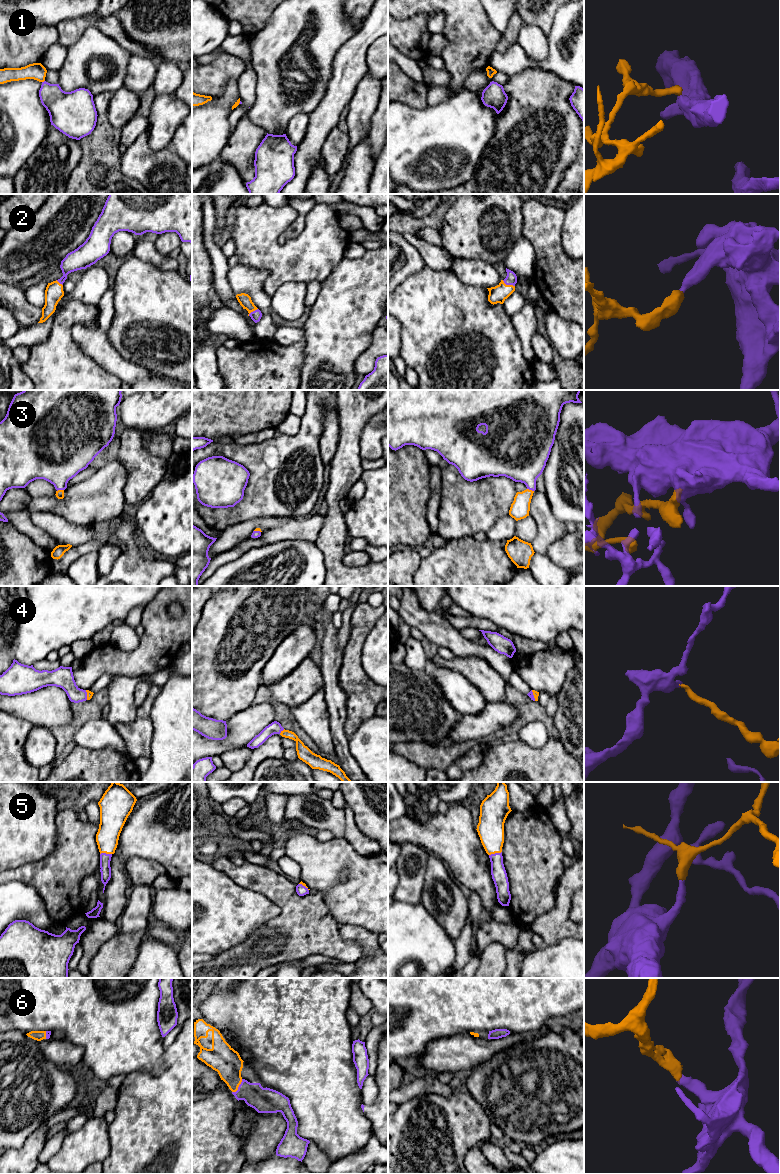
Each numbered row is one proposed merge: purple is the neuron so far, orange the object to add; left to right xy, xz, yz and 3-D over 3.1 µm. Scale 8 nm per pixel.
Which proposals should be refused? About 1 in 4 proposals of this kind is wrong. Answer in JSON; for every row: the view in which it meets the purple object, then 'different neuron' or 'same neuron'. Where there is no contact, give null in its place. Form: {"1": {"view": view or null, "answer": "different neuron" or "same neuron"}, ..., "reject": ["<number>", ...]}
{"1": {"view": "xy", "answer": "different neuron"}, "2": {"view": "yz", "answer": "same neuron"}, "3": {"view": "xy", "answer": "same neuron"}, "4": {"view": "xz", "answer": "same neuron"}, "5": {"view": "yz", "answer": "same neuron"}, "6": {"view": "xz", "answer": "same neuron"}, "reject": ["1"]}

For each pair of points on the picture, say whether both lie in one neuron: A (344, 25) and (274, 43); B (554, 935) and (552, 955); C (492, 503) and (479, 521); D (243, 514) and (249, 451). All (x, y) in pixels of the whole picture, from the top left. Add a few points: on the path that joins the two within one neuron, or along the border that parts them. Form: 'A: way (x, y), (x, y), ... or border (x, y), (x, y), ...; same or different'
A: way (327, 37), (321, 43), (291, 43); same
B: border (573, 937), (563, 937), (553, 944), (544, 945); different
C: way (488, 507), (479, 517); same
D: way (256, 498), (256, 467); same

